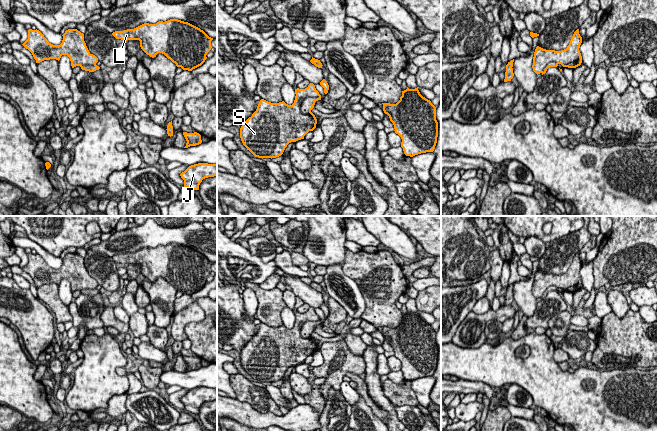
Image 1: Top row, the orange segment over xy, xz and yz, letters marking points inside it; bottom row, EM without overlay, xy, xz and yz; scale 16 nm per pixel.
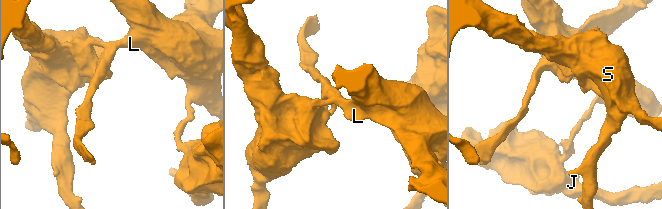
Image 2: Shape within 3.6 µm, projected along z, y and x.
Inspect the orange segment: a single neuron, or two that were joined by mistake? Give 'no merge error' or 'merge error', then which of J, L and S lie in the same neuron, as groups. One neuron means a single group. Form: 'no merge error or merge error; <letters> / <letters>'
merge error; J S / L

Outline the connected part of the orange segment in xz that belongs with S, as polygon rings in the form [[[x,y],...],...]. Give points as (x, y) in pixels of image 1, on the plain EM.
[[[310,307],[305,313],[297,312],[295,318],[292,329],[288,329],[284,325],[271,327],[261,323],[256,335],[242,348],[240,352],[241,365],[255,381],[262,383],[279,381],[289,367],[304,363],[309,355],[316,352],[317,343],[311,334],[320,318],[315,309]]]

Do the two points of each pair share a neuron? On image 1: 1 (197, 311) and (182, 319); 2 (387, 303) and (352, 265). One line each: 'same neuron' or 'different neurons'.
1: same neuron
2: same neuron

